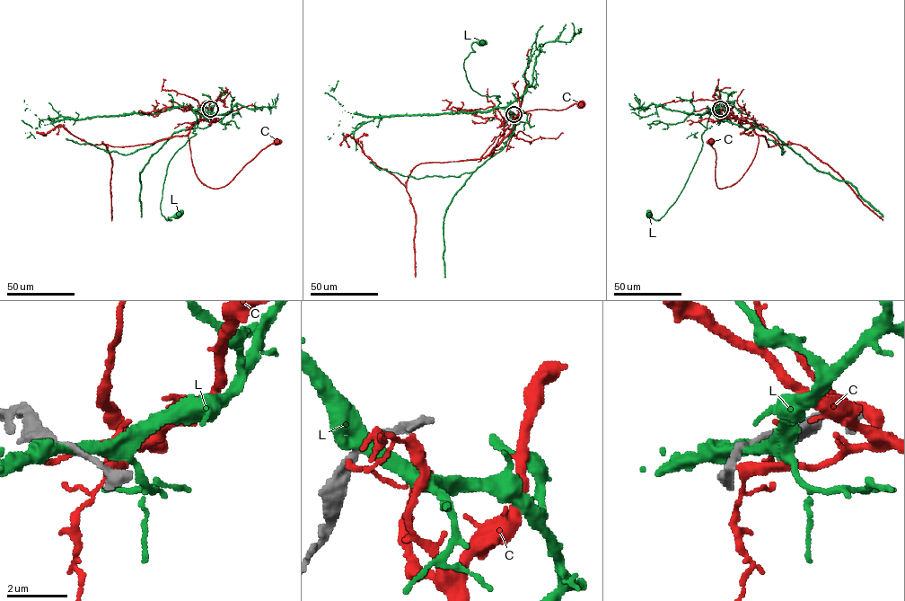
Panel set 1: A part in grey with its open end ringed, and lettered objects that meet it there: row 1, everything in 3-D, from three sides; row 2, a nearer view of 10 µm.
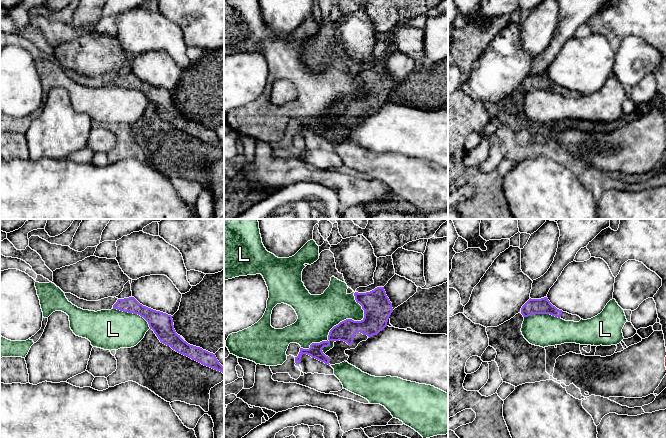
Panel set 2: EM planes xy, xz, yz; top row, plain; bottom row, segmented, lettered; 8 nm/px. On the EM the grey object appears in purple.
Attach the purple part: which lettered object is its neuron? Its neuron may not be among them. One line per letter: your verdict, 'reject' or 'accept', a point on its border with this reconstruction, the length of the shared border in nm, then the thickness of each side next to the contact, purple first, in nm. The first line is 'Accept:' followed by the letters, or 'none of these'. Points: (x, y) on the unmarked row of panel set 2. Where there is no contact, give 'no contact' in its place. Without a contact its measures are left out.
Accept: none of these
C: reject; no contact
L: reject; contact xz (342, 97); length 600 nm; calibres 180 and 320 nm

